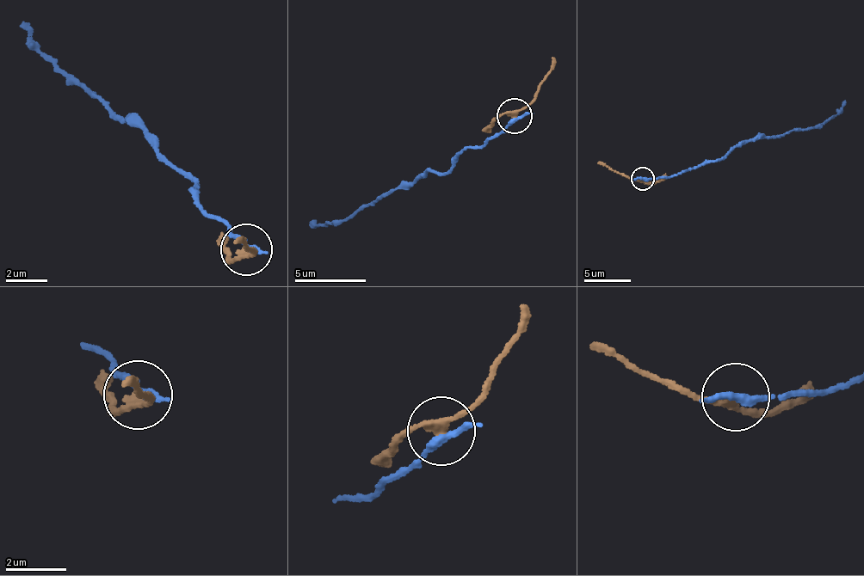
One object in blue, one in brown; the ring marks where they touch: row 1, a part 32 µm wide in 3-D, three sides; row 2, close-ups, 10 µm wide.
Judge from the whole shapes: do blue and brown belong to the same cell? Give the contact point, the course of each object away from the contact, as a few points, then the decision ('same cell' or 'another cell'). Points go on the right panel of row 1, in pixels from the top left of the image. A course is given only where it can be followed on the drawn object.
place (642, 178); course blue (643, 179), (675, 176), (718, 159), (743, 143), (811, 129), (835, 115), (845, 100); course brown (643, 179), (626, 175), (598, 162); same cell

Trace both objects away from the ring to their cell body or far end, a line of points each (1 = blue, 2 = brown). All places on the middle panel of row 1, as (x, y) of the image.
1: (515, 117), (480, 147), (468, 145), (447, 171), (427, 169), (344, 218), (314, 223)
2: (515, 117), (533, 101), (555, 58)

